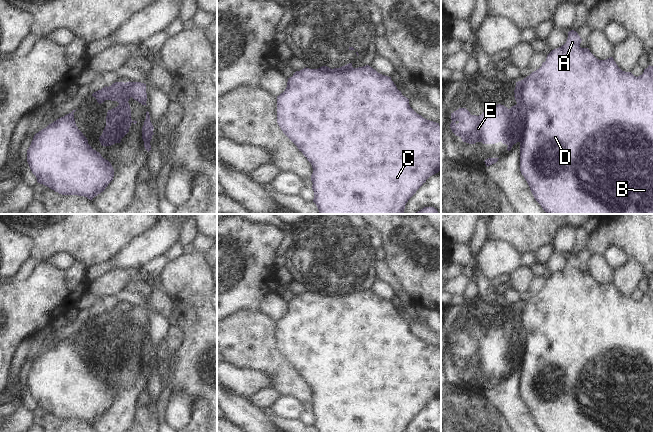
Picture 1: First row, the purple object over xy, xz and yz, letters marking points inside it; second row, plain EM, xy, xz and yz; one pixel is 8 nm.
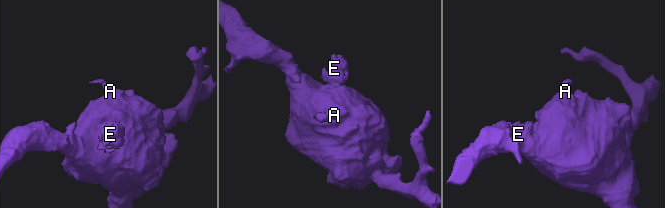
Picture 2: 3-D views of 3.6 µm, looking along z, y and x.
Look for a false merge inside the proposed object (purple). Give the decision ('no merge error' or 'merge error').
merge error

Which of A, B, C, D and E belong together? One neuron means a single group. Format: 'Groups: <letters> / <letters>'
Groups: A B C D / E.

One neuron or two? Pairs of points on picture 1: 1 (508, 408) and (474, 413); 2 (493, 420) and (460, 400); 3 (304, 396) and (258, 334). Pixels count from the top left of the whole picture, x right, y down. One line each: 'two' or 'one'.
1: two
2: one
3: one

